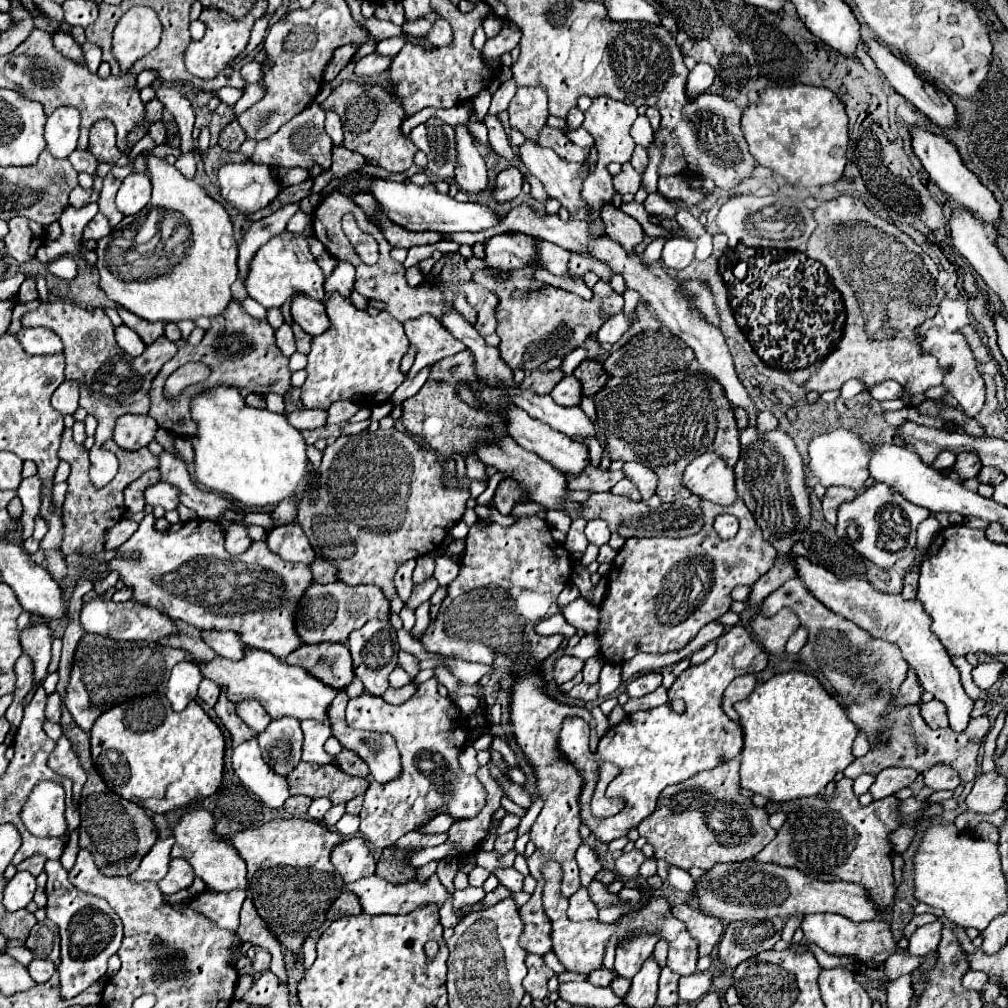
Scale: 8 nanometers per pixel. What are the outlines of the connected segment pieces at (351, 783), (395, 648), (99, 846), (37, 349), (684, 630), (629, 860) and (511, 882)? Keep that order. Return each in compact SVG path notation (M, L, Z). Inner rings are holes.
M301 761L289 775L289 793L291 795L307 795L311 799L327 797L333 805L347 803L357 795L363 795L369 787L367 779L351 777L335 765L317 765Z
M371 621L365 623L361 629L355 629L349 635L349 649L353 655L353 667L355 675L363 681L365 691L371 695L383 695L389 687L389 673L397 667L397 653L399 653L399 643L397 643L397 631L391 627L389 621Z
M63 705L61 727L63 727L65 735L71 739L73 751L77 753L77 757L87 773L87 781L83 785L81 803L79 803L79 809L81 809L79 847L87 849L93 855L95 865L99 867L99 871L103 871L103 875L113 875L113 877L131 875L131 871L135 871L139 867L143 855L147 855L147 851L155 845L155 841L159 837L153 817L149 817L147 811L141 809L139 805L109 791L109 787L103 783L103 779L99 777L99 773L93 767L91 753L89 753L89 733L85 733L75 723L75 719L65 709L65 705Z
M47 327L35 329L21 329L17 333L17 341L29 355L47 355L47 353L61 353L63 345L59 337Z
M737 499L729 507L721 507L715 503L701 501L705 521L703 529L691 537L669 539L669 537L653 537L653 539L627 539L619 549L617 557L611 563L611 571L607 575L609 591L603 597L599 611L599 629L597 637L601 643L599 657L607 663L621 663L631 659L637 653L667 653L683 649L703 625L719 619L731 607L731 591L737 585L753 585L761 575L765 575L777 557L775 547L771 547L757 527L751 511L745 507L741 499ZM721 513L735 515L739 519L739 531L733 539L721 539L713 529L713 519Z
M631 849L629 853L623 853L615 865L617 865L617 873L625 879L633 879L641 867L641 863L645 861L645 855L641 849Z
M509 867L509 869L497 869L493 871L493 875L499 879L501 885L505 885L507 889L511 891L521 891L521 885L523 885L523 875L515 869L515 867Z

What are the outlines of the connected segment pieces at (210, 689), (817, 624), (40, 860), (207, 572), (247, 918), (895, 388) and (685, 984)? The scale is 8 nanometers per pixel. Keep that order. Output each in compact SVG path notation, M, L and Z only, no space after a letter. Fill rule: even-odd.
M209 679L201 681L201 685L199 685L199 699L201 701L205 701L209 707L215 707L219 695L221 695L221 689L215 683L211 683Z
M793 577L791 581L783 583L779 589L775 589L771 595L761 605L763 615L775 615L779 609L789 607L793 609L801 625L809 629L809 639L805 647L799 651L799 659L803 665L807 665L813 671L819 671L827 677L827 681L837 689L837 693L845 699L847 705L847 715L849 719L867 731L869 741L871 741L871 751L855 759L843 773L845 777L857 779L863 773L877 775L879 771L887 767L911 767L917 773L929 771L933 765L951 765L959 771L963 783L975 779L977 775L977 755L979 747L985 739L985 735L991 729L989 719L977 717L971 719L969 727L963 733L955 733L951 729L931 729L919 715L919 705L903 707L903 709L891 709L887 703L891 697L899 691L899 685L907 677L909 665L901 657L899 647L893 643L887 643L883 639L871 637L867 631L857 627L855 623L847 621L845 617L833 613L827 609L823 603L819 603L801 583L801 579ZM877 739L887 739L887 745L875 743Z
M35 855L35 857L29 857L23 863L19 863L17 871L29 871L33 877L37 877L43 871L43 865L45 865L45 857L43 855Z
M147 513L147 517L139 523L137 533L127 543L121 545L121 551L131 551L131 549L149 551L149 553L145 553L145 557L139 563L113 559L107 565L107 573L117 571L123 585L133 589L131 599L135 599L137 603L155 607L157 611L163 611L173 619L181 619L189 625L199 625L201 629L235 631L237 635L241 635L245 645L269 651L279 659L285 659L289 653L293 653L297 647L303 645L295 633L293 613L305 589L313 583L311 567L307 563L283 561L279 555L273 555L273 551L265 543L253 543L253 547L245 555L233 559L223 547L223 531L219 523L207 519L205 521L193 519L177 531L157 531L155 517L151 513Z
M251 899L243 901L241 925L239 925L237 933L243 943L251 943L251 945L267 949L272 957L270 970L275 975L279 975L283 981L287 979L285 965L283 965L283 951L279 947L279 941L275 939L275 935L271 935L271 931L267 931L267 923L263 923L263 919L259 919L259 913L255 911L255 905Z
M883 381L883 383L877 383L869 389L871 397L877 399L877 401L885 401L885 399L899 399L899 395L903 395L903 387L895 381Z
M695 971L689 977L679 979L679 999L683 1003L699 1001L703 995L711 991L713 985L713 971Z

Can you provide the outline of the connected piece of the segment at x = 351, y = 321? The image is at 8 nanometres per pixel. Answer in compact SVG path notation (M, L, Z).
M333 295L327 301L327 315L331 329L319 337L313 337L307 381L301 387L301 401L307 409L329 409L331 403L349 399L363 405L381 405L391 399L395 389L405 381L399 371L401 359L409 349L403 323L389 313L369 315L353 307L349 299Z

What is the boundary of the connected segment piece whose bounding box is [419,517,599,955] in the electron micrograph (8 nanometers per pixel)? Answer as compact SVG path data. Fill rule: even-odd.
M521 517L511 527L501 527L497 523L487 525L485 521L477 521L469 529L469 535L467 535L467 553L461 557L459 577L447 587L447 597L441 603L437 619L429 623L429 627L425 629L423 635L419 635L419 641L423 643L425 651L429 651L429 653L439 653L445 657L473 661L473 663L495 665L497 669L511 669L517 675L515 687L513 687L513 699L511 699L511 723L513 723L513 731L515 731L519 747L523 749L523 753L527 755L527 759L531 761L531 765L535 769L539 795L545 799L545 805L543 805L537 821L531 827L531 841L535 843L535 853L531 857L527 857L527 865L529 865L531 877L537 881L537 887L535 887L531 899L519 909L519 915L523 921L523 933L519 937L519 943L529 953L539 953L539 955L545 955L551 951L551 921L543 913L543 905L541 905L541 891L543 891L543 875L539 871L541 865L551 859L561 863L561 867L565 871L561 891L565 897L571 897L579 889L579 867L575 861L575 851L581 845L579 787L583 787L583 775L579 775L579 771L575 771L575 767L571 767L571 763L567 763L567 759L563 759L563 755L559 755L557 741L559 741L559 731L561 731L563 719L565 717L581 717L583 721L589 723L589 727L591 727L589 749L593 753L597 751L597 743L599 743L599 739L595 735L593 715L587 709L567 707L567 705L561 705L561 703L553 701L551 697L547 697L543 693L543 677L537 671L537 661L543 661L545 657L555 653L557 647L561 645L561 641L564 640L564 636L555 634L551 637L537 637L535 623L547 619L559 611L557 597L563 591L565 583L569 581L571 573L573 573L573 569L571 569L569 551L551 537L551 531L543 519Z

